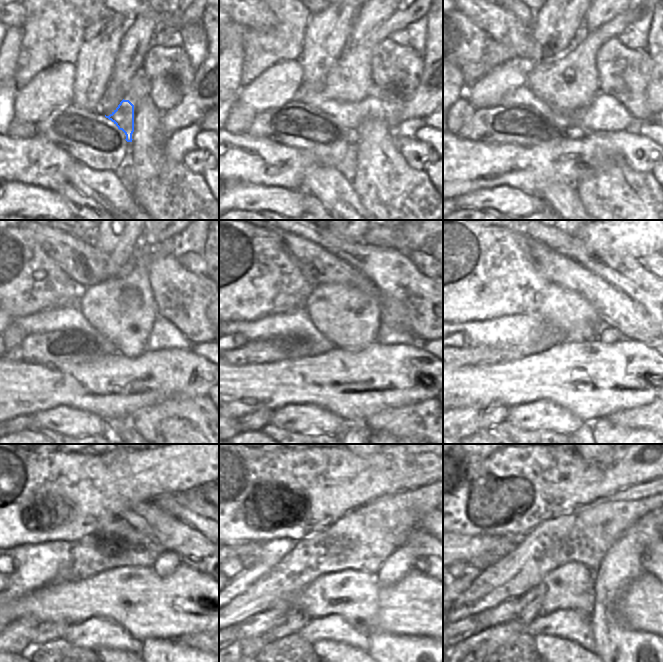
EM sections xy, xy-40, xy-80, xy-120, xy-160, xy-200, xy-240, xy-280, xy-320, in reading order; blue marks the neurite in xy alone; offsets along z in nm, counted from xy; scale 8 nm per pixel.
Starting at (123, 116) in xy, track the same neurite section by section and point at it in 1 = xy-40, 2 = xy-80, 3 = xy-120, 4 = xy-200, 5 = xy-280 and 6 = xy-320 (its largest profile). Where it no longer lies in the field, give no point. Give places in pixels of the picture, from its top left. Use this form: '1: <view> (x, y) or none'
1: xy-40 (348, 115)
2: xy-80 (605, 114)
3: xy-120 (164, 336)
4: xy-200 (608, 335)
5: xy-280 (399, 563)
6: xy-320 (618, 647)

